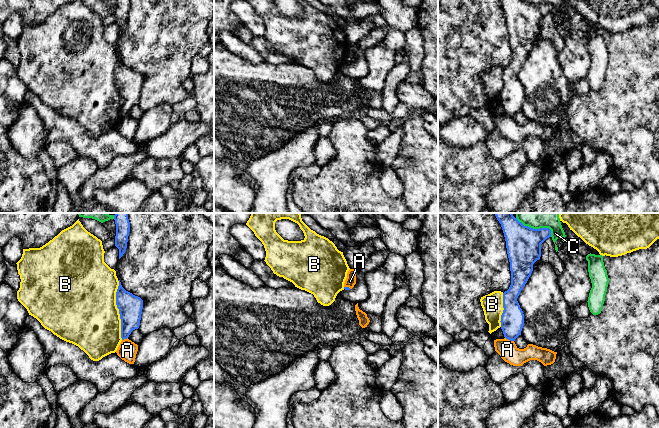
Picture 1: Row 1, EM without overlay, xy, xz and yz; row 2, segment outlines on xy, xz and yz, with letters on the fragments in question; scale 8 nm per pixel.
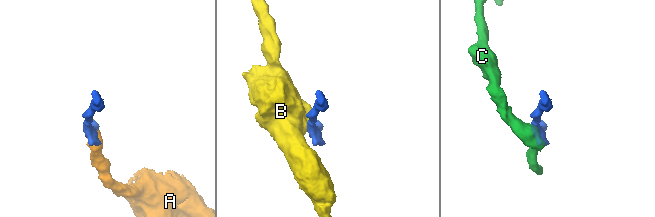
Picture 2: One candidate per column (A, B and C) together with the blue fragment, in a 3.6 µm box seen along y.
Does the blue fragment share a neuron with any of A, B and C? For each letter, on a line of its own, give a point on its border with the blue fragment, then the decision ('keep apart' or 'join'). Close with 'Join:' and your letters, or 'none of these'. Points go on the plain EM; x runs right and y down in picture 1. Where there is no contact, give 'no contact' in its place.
A: meets blue in yz at (509, 115); keep apart
B: meets blue in xy at (119, 86); keep apart
C: meets blue in yz at (540, 4); keep apart
Join: none of these

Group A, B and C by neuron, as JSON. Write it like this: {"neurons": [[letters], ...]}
{"neurons": [["A"], ["B"], ["C"]]}

